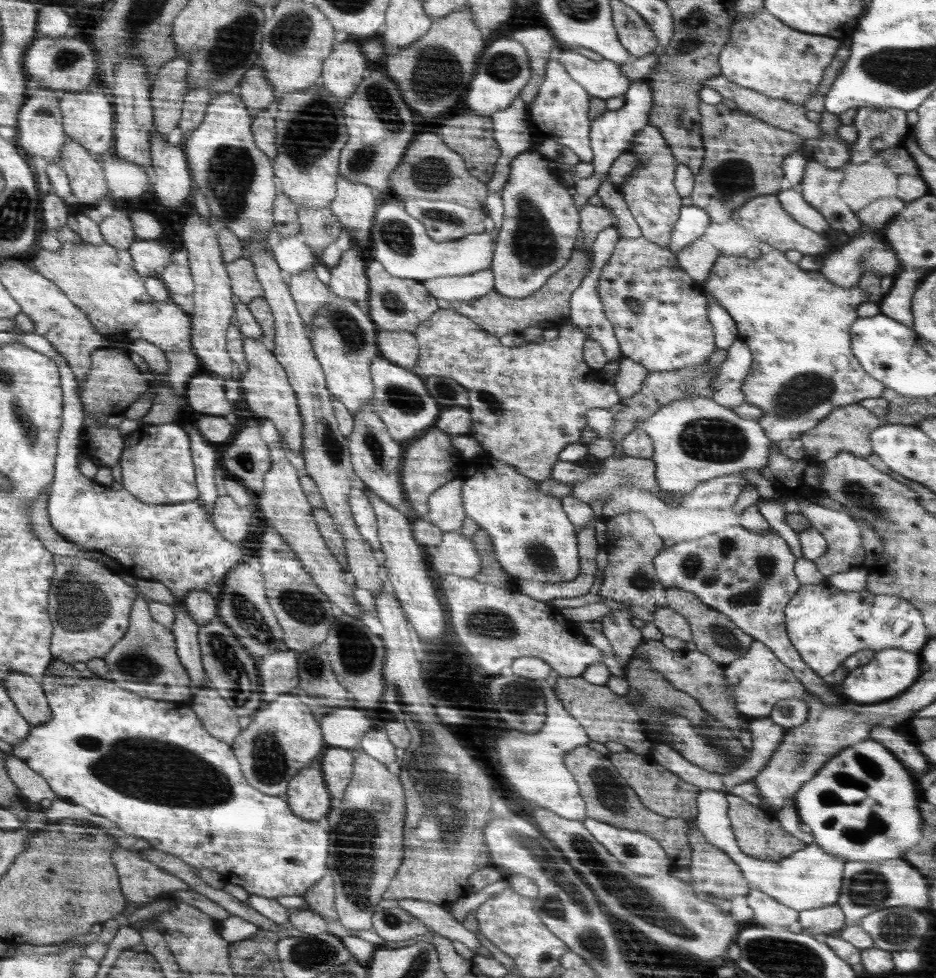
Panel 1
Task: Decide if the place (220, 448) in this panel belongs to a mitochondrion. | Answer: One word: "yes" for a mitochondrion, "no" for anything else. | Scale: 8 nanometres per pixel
no

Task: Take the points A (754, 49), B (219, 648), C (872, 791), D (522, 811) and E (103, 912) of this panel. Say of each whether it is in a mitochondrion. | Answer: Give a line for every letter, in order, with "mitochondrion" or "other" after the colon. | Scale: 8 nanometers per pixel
A: other
B: mitochondrion
C: other
D: other
E: other

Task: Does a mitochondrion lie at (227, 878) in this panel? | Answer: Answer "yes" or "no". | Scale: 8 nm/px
no

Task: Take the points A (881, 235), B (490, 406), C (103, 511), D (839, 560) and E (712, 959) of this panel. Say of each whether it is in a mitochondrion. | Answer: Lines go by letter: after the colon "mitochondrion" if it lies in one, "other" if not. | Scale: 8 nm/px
A: other
B: mitochondrion
C: other
D: other
E: other

